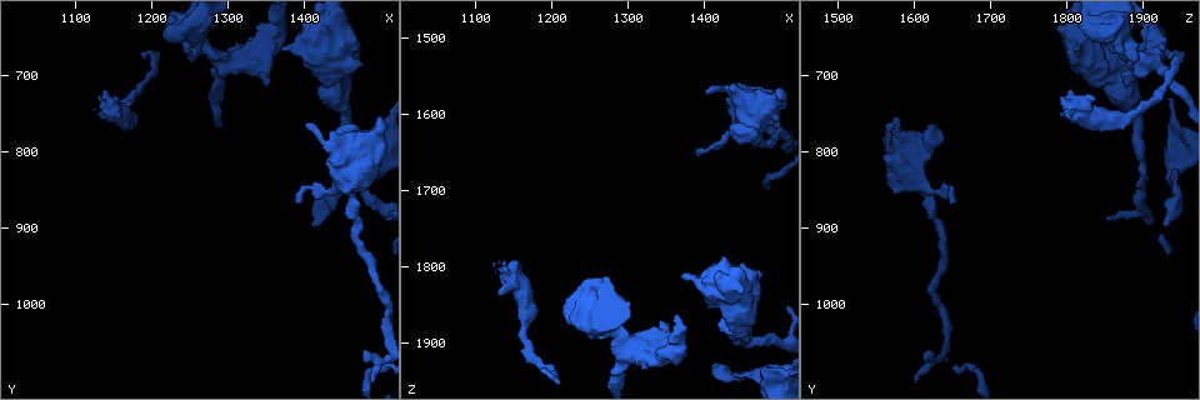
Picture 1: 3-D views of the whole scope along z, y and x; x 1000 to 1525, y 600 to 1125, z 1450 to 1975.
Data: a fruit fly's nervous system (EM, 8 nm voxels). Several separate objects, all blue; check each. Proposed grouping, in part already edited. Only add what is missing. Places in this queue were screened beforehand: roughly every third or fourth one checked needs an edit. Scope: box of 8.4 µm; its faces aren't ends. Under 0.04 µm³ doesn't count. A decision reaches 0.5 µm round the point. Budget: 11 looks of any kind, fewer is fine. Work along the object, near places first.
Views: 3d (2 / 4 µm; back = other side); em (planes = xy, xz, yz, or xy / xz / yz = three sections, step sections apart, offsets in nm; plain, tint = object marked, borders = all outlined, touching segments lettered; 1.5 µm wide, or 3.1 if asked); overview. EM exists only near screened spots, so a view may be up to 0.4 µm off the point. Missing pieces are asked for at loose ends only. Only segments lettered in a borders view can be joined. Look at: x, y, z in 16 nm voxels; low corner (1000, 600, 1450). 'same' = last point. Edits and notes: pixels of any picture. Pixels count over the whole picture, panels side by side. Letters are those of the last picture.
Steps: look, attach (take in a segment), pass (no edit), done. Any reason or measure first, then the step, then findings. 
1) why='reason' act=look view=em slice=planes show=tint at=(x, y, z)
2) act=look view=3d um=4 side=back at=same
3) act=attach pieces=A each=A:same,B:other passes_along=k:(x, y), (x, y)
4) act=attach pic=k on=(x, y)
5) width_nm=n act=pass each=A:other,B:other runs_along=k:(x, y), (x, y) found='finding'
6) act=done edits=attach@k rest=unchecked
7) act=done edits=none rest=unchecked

why='free end' act=look view=em slice=xz step=8 show=tint at=(1415, 895, 1930)

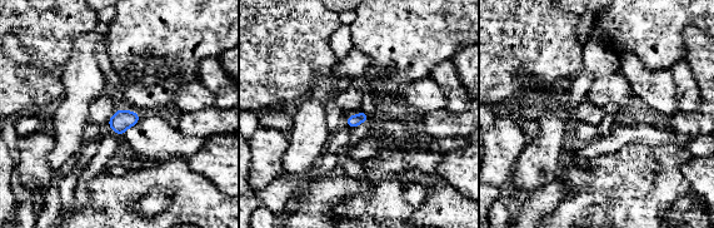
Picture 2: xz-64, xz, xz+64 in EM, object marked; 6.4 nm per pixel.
act=look view=em slice=planes show=borders at=same

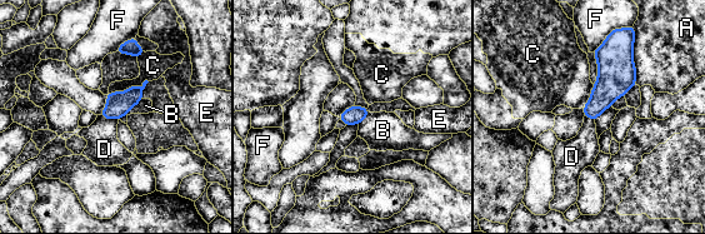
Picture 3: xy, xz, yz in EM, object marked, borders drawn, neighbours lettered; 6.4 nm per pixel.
act=attach pieces=D each=A:other,B:other,C:other,D:same,E:other,F:other passes_along=3:(118, 105), (109, 118), (104, 149) found='the cell continues'

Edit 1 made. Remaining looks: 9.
act=look view=overview

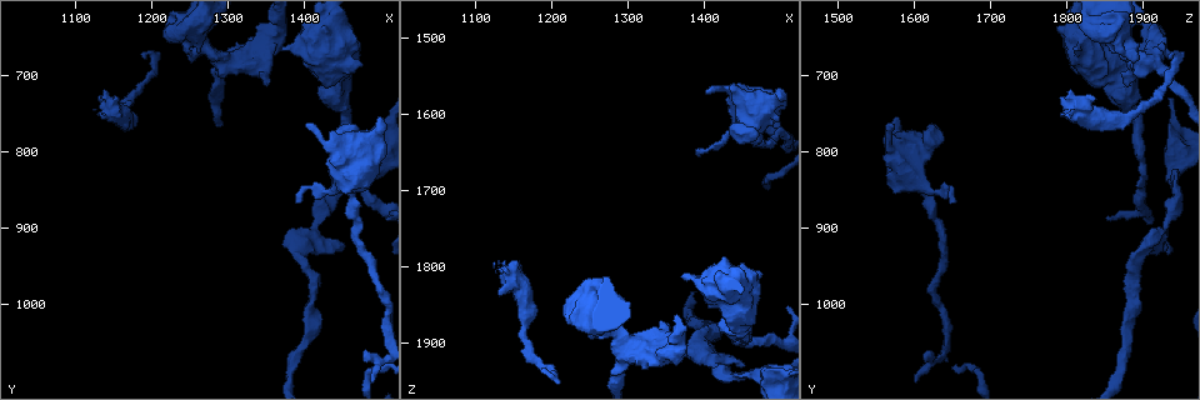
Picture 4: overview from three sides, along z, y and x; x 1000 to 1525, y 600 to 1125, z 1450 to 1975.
act=look view=em slice=planes show=borders at=(1390, 865, 1650)

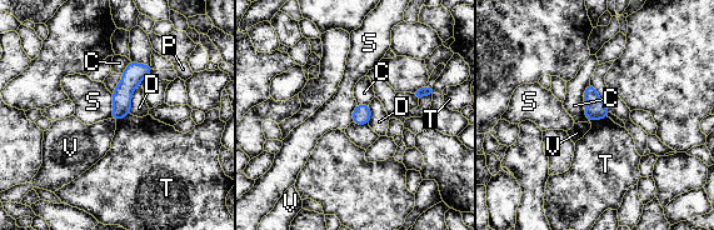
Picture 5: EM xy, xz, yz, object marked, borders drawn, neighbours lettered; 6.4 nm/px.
act=pass each=C:other,D:other,P:other,S:other,T:other,V:other runs_along=5:(148, 68), (125, 88), (115, 116) found='no lettered segment goes on from it'

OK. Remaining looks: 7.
why='an open end' act=look view=3d um=2 at=(1375, 665, 1810)

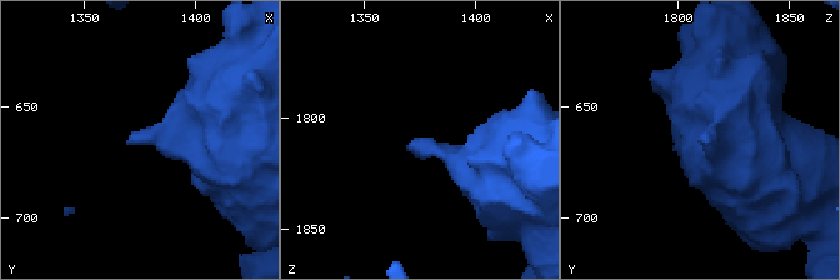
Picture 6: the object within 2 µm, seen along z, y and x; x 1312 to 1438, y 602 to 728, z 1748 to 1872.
why='need the tissue' act=look view=em slice=xz step=4 show=tint at=(1371, 665, 1810)

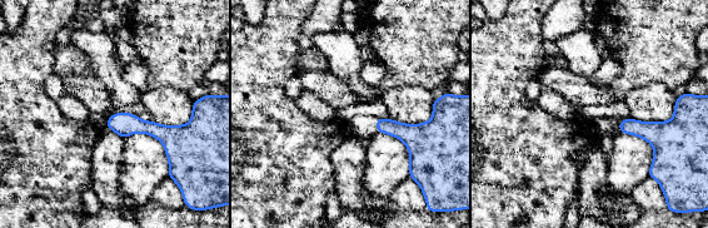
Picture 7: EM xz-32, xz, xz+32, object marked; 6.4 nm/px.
act=look view=em slice=planes show=borders at=same

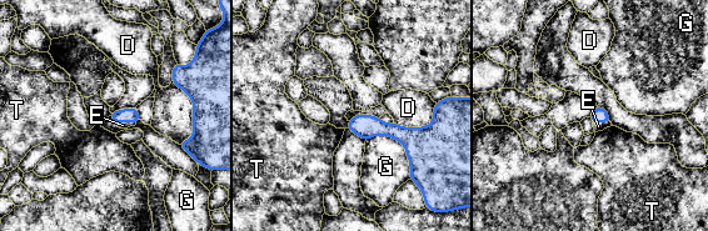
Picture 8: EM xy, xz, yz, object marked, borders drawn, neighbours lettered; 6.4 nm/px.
act=attach pieces=E each=D:other,E:same,G:other,T:other found='it goes on there'

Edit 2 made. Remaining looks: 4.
why='an open end' act=look view=3d um=2 side=back at=(1190, 675, 1935)

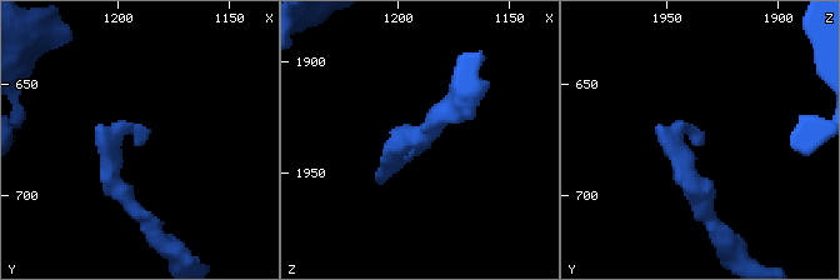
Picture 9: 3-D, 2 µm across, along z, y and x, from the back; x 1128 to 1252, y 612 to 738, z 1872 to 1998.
act=look view=em slice=yz step=4 show=borders at=(1188, 676, 1934)

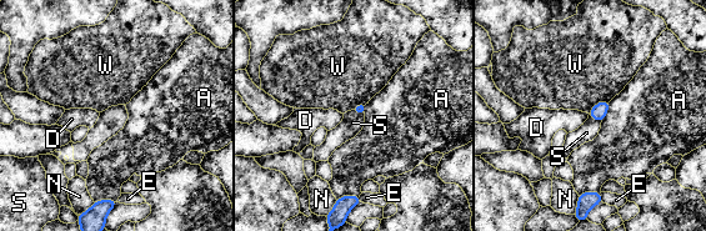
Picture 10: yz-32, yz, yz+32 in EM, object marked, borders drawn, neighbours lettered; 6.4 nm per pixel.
why='another direction' act=look view=em slice=planes show=borders at=same

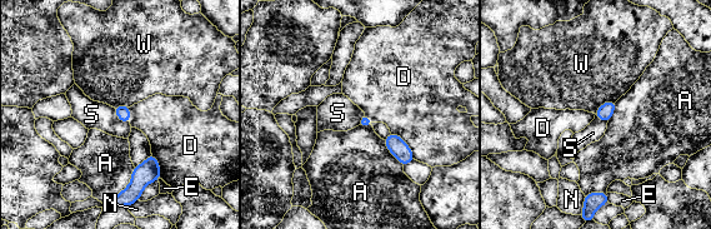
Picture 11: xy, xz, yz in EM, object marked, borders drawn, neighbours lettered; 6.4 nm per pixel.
width_nm=70 longest_contact=A:300nm act=pass each=A:other,D:other,E:other,N:other,S:other,W:other found='no lettered segment goes on from it'

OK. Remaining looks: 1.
act=done edits=attach@3,attach@8 rest=unchecked

